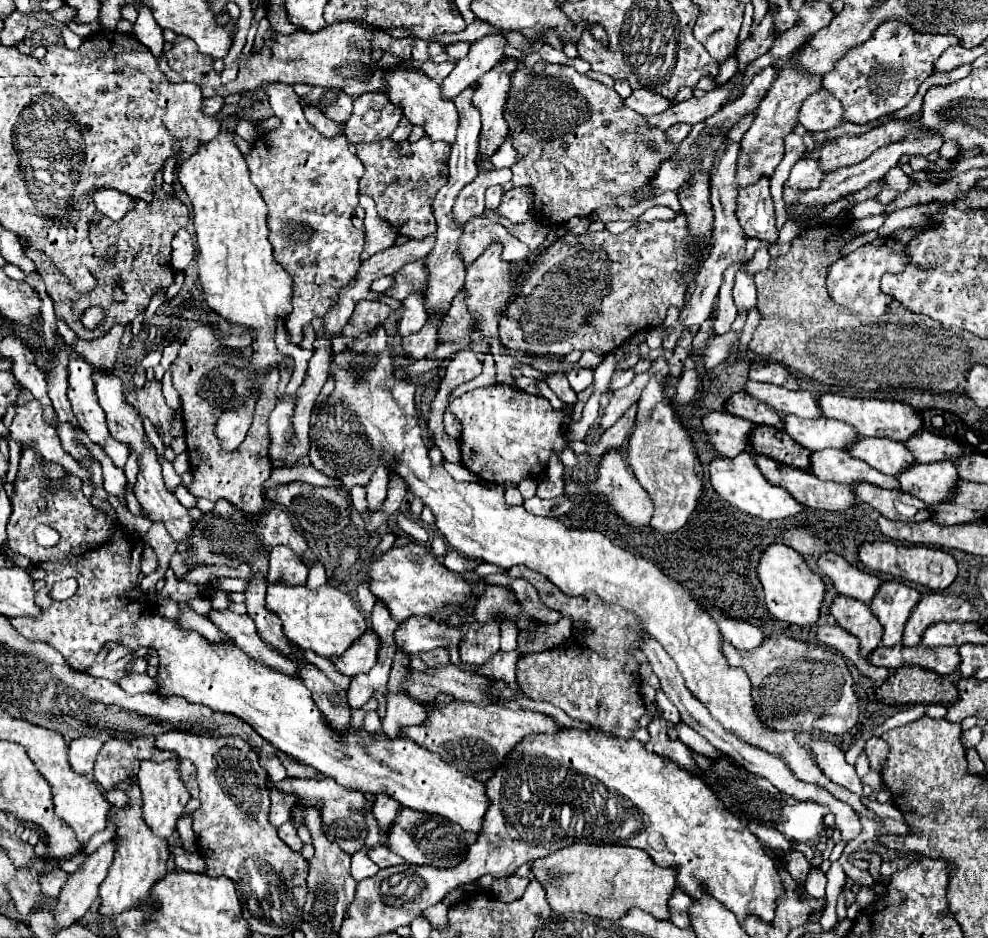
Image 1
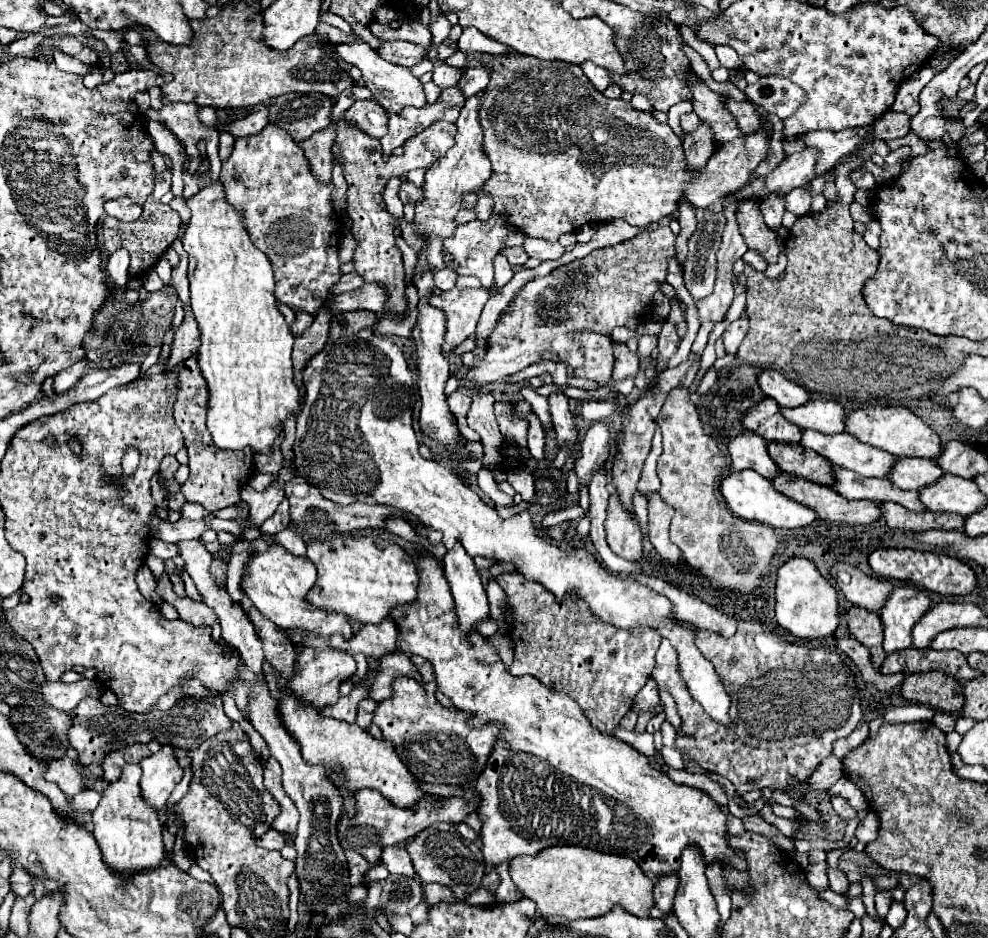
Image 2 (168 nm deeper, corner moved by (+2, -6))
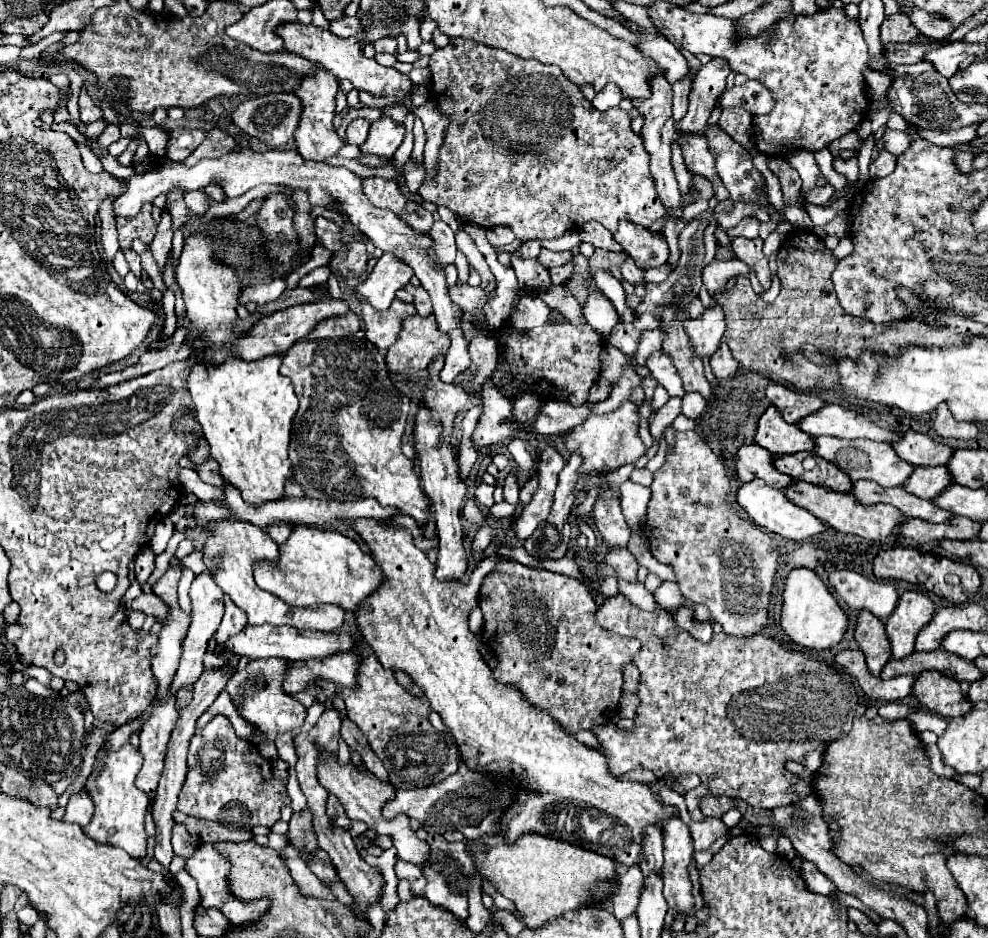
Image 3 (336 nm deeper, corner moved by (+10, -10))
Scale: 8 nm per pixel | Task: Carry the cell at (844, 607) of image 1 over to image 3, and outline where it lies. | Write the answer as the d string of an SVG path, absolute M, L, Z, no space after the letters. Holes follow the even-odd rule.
M860 610L856 616L854 640L858 642L858 648L866 656L870 674L878 676L882 666L890 660L890 642L884 632L884 622L876 618L872 612Z

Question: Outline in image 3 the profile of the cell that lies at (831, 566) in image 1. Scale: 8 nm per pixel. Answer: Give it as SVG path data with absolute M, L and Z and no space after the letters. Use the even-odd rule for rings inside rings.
M836 570L830 574L830 584L852 610L866 608L880 620L886 620L896 608L898 594L890 582L870 580L852 570Z

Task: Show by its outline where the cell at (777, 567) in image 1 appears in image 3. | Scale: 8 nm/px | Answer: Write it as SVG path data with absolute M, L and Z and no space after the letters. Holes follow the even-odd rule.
M796 568L788 574L786 586L782 592L782 618L780 618L782 630L800 646L804 648L832 648L836 646L848 626L848 618L838 606L836 598L830 594L830 590L824 586L824 582L808 568Z

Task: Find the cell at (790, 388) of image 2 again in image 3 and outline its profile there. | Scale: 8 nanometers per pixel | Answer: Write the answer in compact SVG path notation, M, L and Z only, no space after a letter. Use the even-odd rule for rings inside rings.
M770 382L766 386L766 396L768 400L778 408L778 412L782 414L782 418L790 424L796 424L800 418L816 412L822 408L822 400L814 394L802 394L802 392L794 392L782 384Z

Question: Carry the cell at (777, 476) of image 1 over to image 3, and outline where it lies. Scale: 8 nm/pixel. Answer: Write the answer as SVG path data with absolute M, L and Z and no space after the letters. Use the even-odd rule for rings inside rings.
M794 482L794 486L788 486L786 490L782 490L784 496L806 508L808 512L812 512L816 518L820 518L824 524L828 524L830 528L838 530L838 532L848 532L848 534L856 534L862 536L866 540L884 540L902 520L904 516L900 514L900 510L896 510L890 504L876 504L876 506L862 506L854 500L852 494L844 494L844 492L834 492L834 490L826 490L822 486L816 484L808 484L808 482Z

